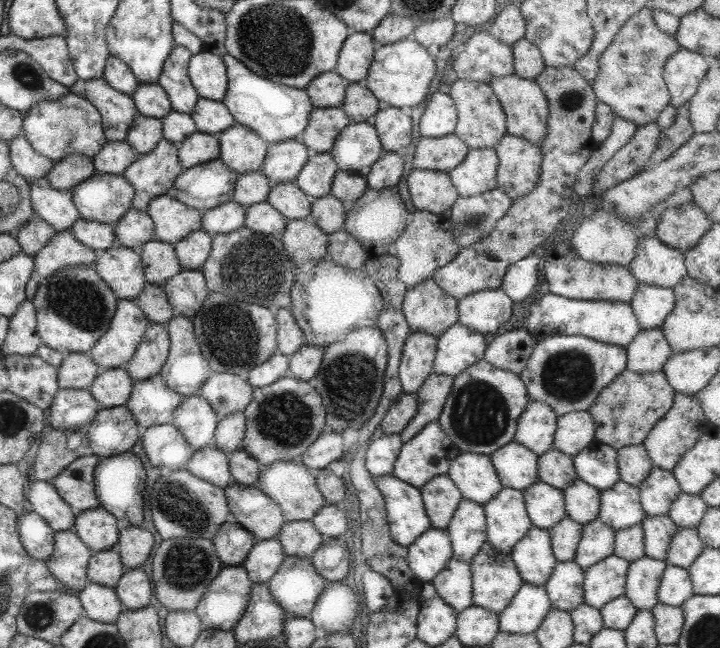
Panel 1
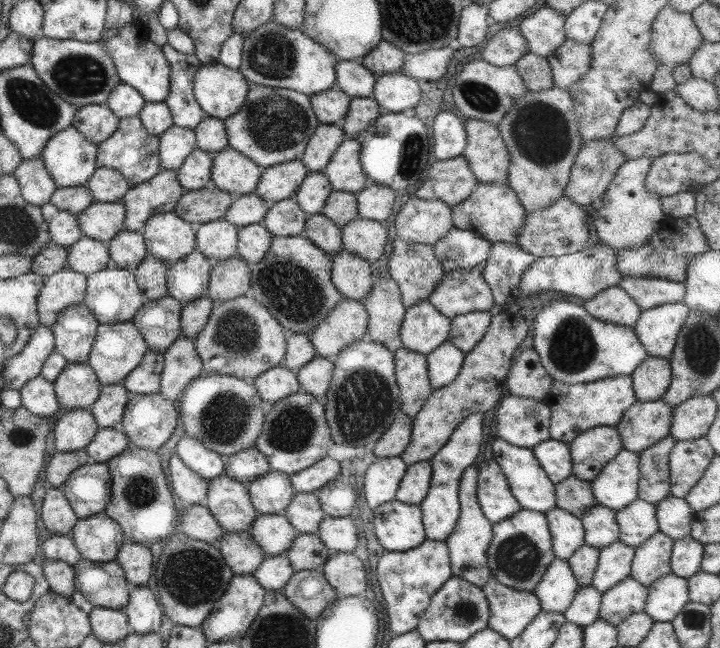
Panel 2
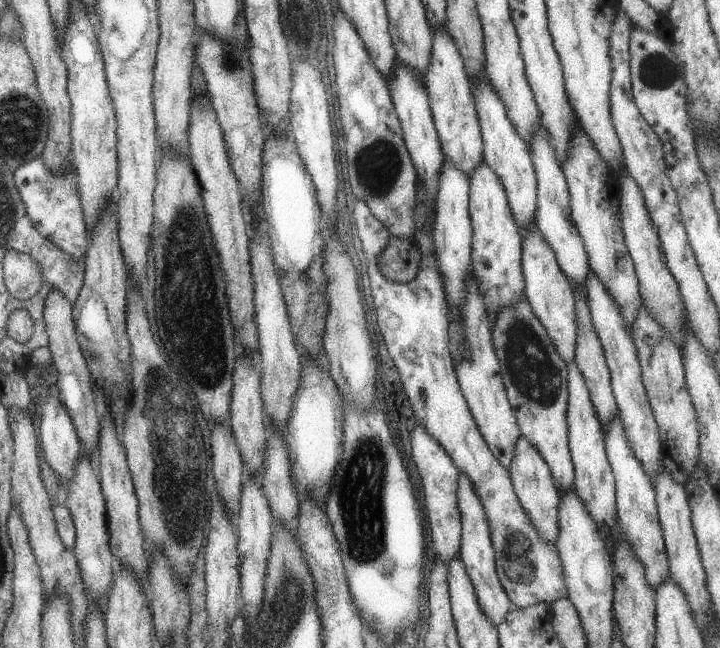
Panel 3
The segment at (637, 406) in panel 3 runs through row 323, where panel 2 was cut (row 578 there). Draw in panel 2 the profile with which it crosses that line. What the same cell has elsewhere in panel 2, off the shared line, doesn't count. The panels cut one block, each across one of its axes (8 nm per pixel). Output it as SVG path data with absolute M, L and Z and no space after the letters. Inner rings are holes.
M620 541L599 549L599 556L591 586L604 593L621 579L629 577L634 548Z

